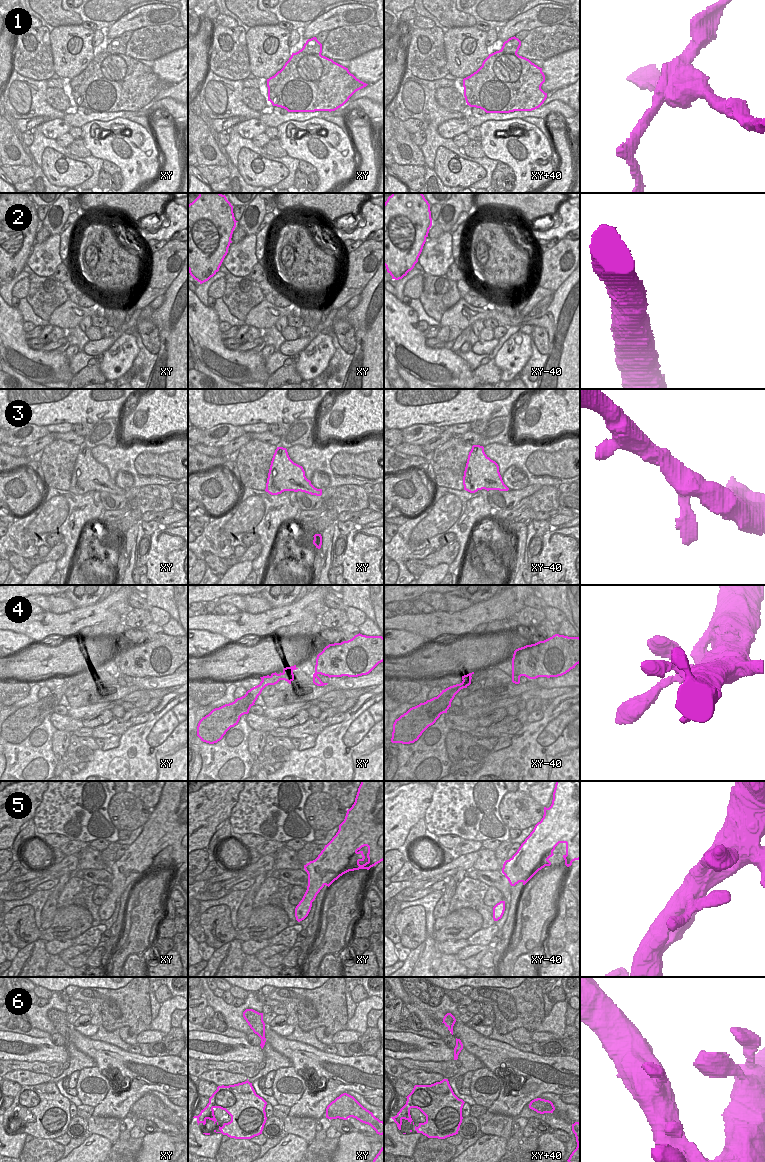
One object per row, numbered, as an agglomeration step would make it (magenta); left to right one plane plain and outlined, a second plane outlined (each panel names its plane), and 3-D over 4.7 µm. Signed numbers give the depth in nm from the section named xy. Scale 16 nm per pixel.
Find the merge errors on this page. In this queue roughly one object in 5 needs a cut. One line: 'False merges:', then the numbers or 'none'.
False merges: 1, 2

